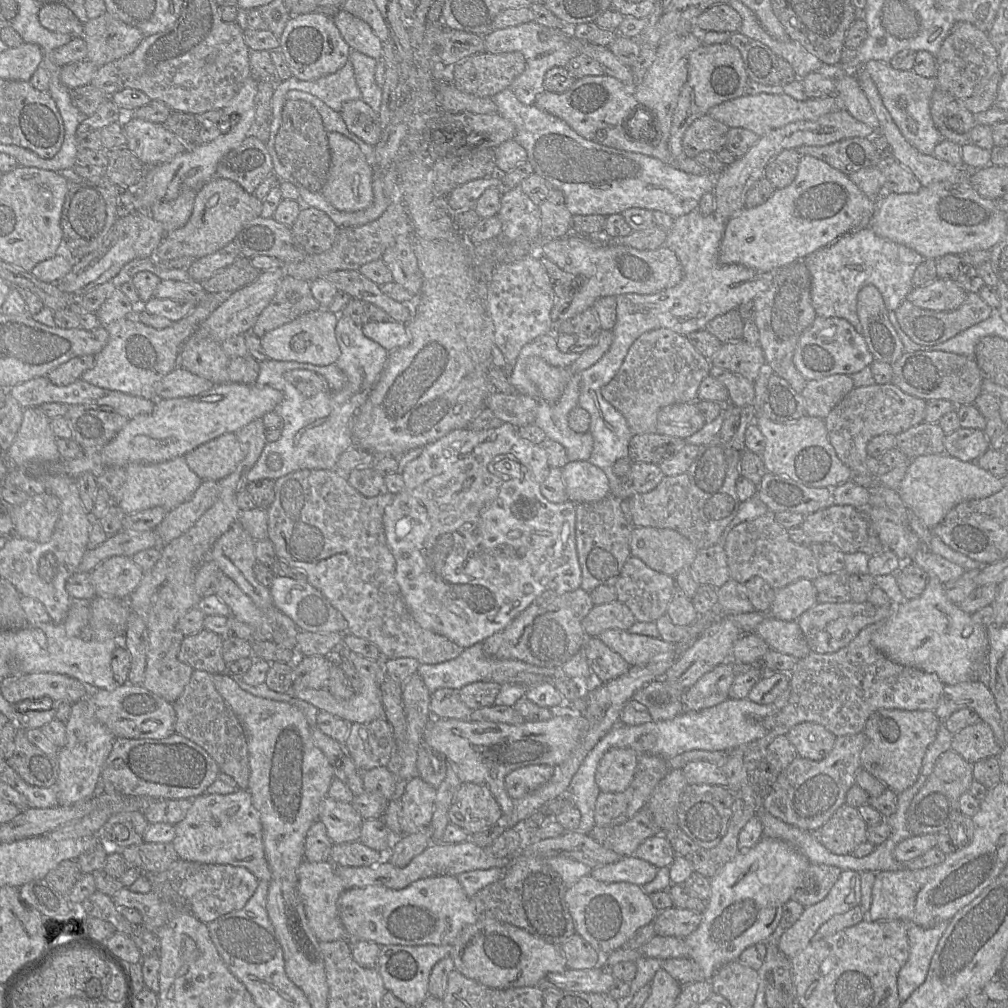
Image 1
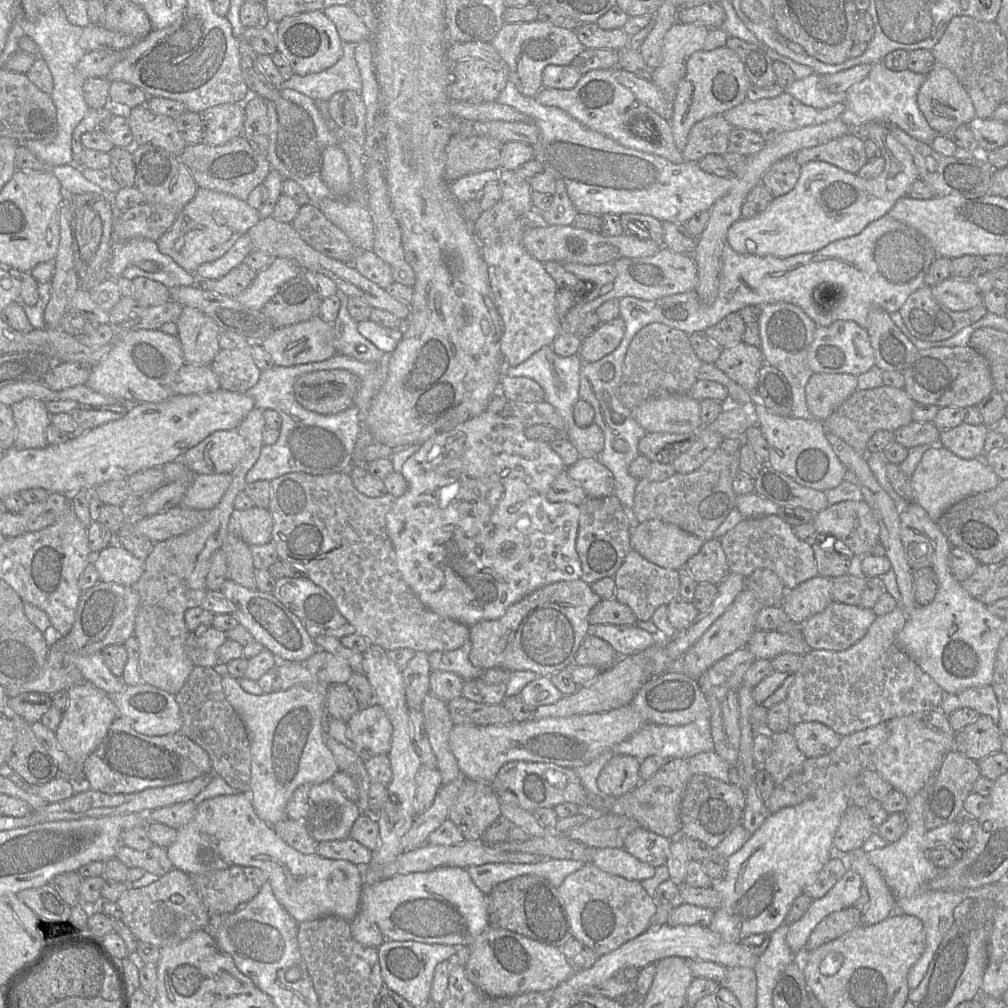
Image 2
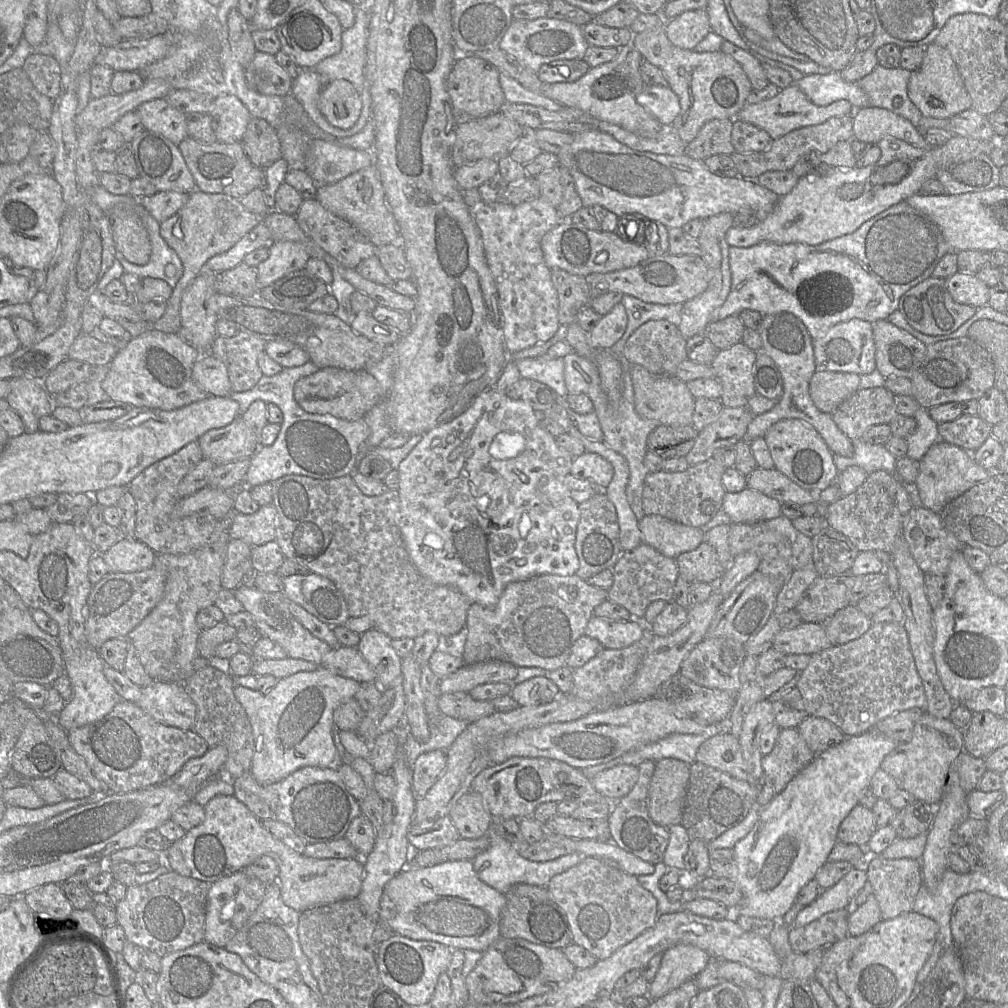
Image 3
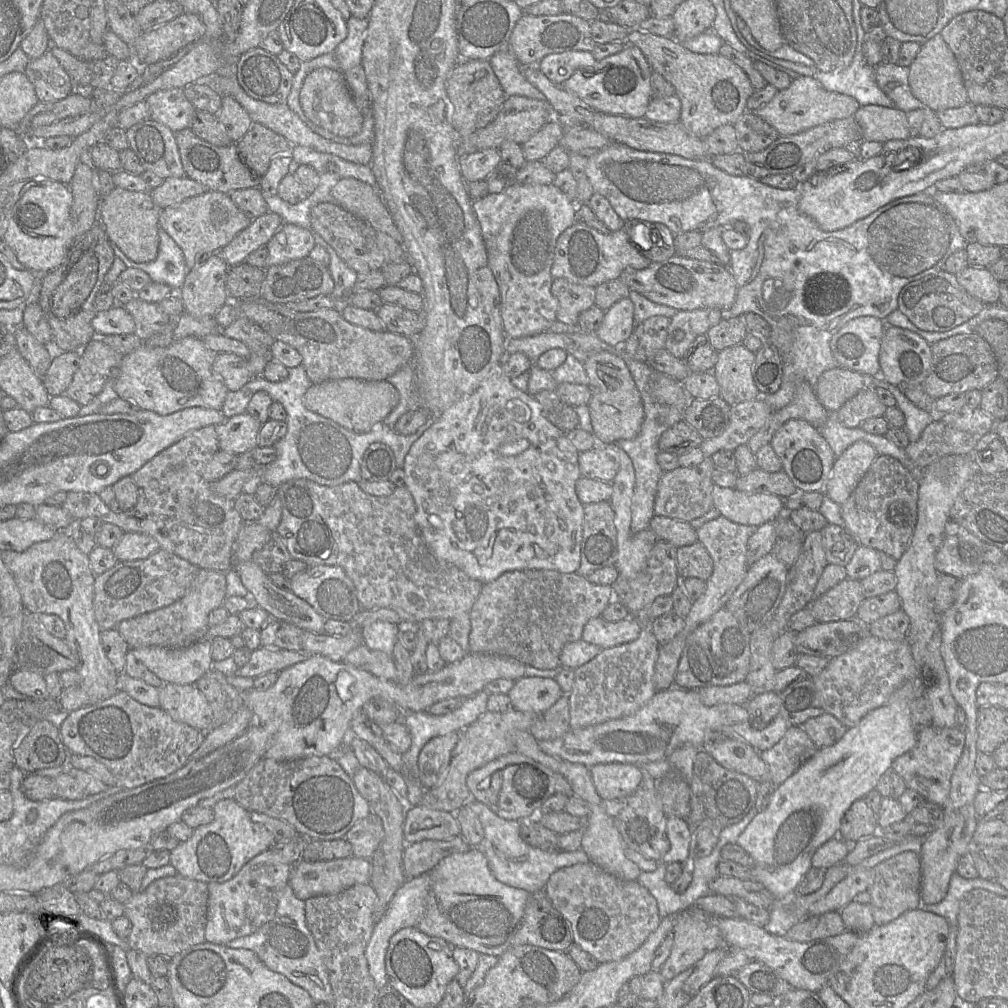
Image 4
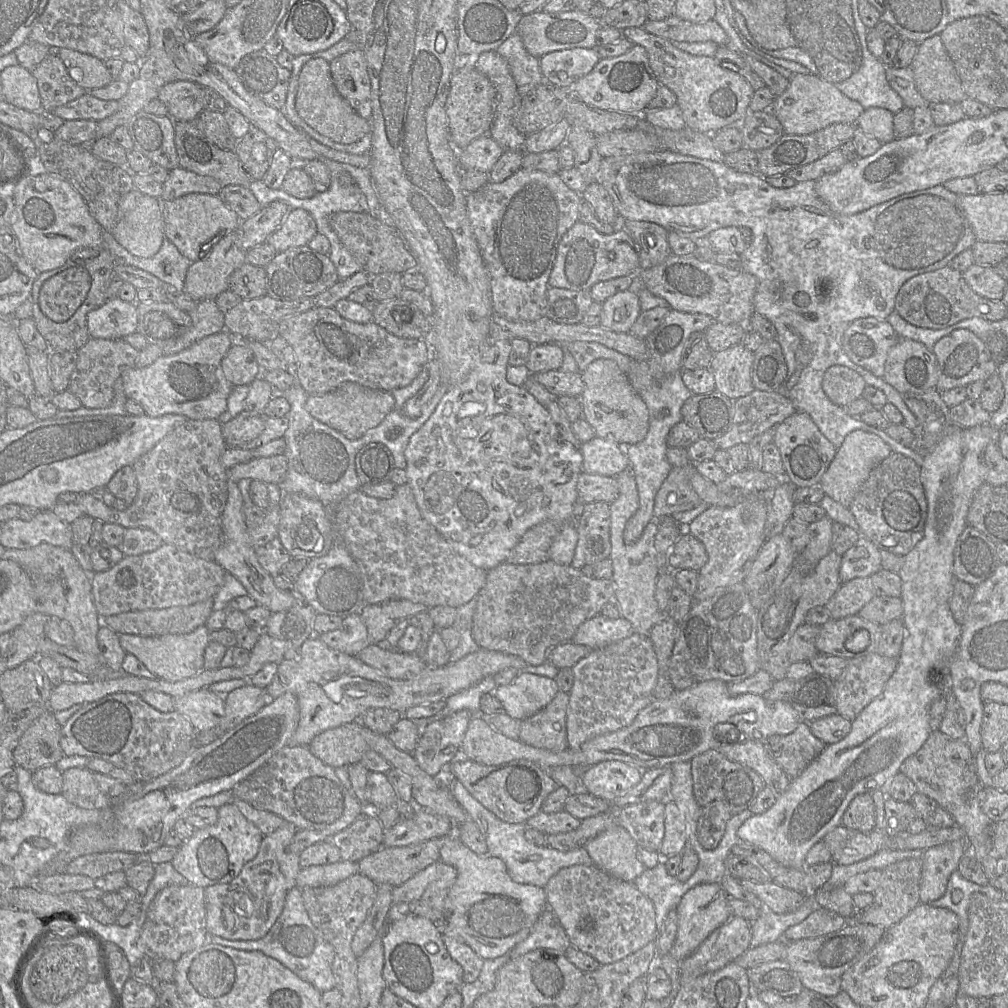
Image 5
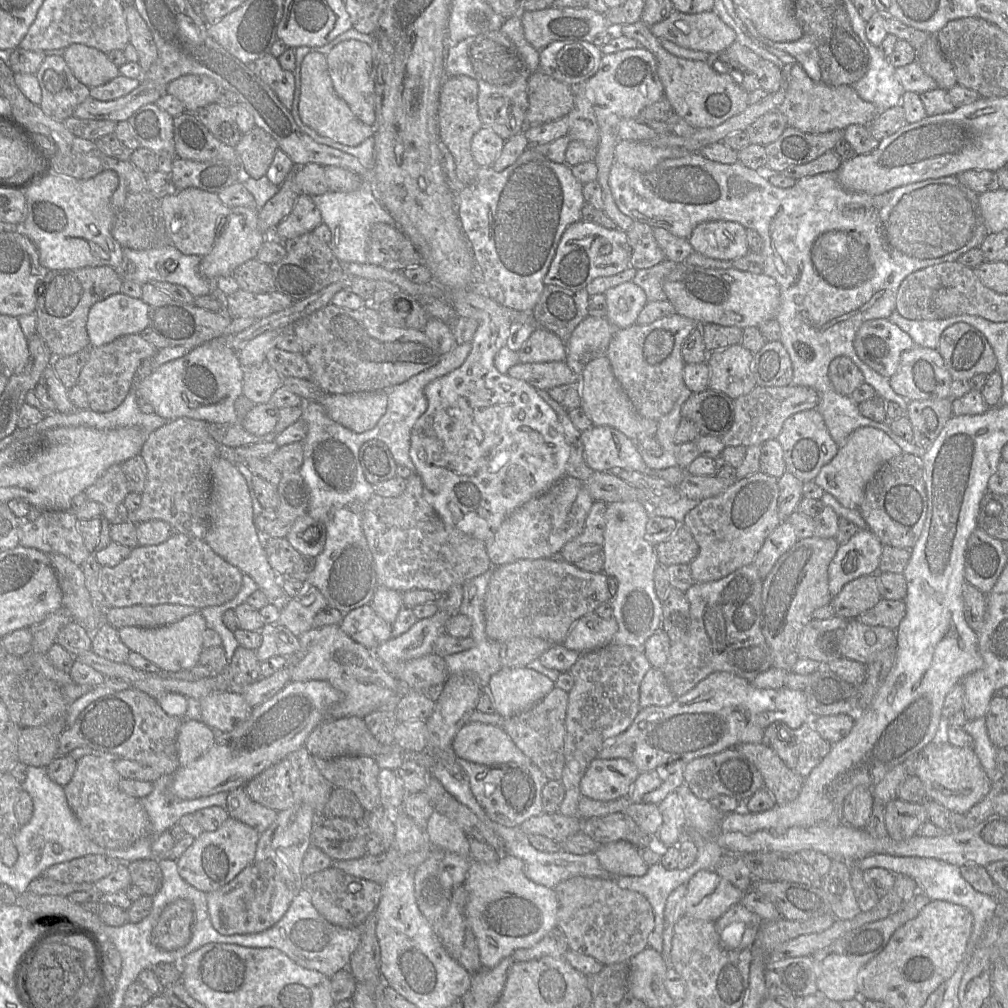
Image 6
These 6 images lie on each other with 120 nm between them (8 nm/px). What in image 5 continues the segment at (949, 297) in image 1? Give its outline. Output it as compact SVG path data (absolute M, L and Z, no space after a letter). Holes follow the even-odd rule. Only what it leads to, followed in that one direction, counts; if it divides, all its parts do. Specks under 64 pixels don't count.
M973 264L963 273L966 283L982 297L1001 300L1007 281L995 266Z

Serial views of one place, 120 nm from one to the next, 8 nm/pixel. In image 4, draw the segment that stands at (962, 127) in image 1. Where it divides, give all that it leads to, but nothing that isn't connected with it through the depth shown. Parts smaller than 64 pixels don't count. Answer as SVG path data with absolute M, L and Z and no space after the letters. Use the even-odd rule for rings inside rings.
M940 33L920 46L909 67L908 82L912 94L925 108L934 112L961 107L969 102L959 64Z

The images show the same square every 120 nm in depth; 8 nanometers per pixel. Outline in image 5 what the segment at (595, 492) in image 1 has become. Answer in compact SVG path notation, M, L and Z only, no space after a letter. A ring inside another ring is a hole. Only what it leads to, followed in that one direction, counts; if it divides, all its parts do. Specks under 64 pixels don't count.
M595 436L580 448L583 472L616 477L629 468L625 448L617 442Z

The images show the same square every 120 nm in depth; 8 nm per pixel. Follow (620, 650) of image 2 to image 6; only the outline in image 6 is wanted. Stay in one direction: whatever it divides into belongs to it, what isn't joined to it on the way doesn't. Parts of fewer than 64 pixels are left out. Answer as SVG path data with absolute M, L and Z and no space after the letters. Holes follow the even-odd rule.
M590 613L573 624L563 645L582 654L614 642L617 632L618 623L614 617L604 619L596 613Z

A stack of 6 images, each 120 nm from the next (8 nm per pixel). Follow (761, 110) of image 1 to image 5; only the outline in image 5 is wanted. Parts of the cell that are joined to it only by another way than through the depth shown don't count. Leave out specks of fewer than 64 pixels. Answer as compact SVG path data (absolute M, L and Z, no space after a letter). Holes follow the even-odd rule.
M793 74L785 91L776 96L769 108L783 127L785 134L810 134L833 123L853 123L864 108L844 95L835 84L815 74Z

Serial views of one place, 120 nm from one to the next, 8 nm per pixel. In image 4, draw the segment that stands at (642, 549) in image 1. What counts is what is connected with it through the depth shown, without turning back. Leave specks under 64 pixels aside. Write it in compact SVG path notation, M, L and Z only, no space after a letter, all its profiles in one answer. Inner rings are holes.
M654 515L649 528L659 540L665 540L677 548L691 545L698 540L697 531L687 521Z

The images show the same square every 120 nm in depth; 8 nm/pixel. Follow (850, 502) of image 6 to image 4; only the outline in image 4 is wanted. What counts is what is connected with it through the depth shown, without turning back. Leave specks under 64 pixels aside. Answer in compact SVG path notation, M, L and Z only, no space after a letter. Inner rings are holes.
M865 441L850 445L835 459L824 494L839 505L846 502L878 456L876 449Z

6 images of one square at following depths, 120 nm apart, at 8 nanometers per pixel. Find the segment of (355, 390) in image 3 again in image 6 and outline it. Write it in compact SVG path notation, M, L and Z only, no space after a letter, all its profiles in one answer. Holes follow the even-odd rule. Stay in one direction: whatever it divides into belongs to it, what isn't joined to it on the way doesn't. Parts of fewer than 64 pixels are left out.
M384 390L326 394L319 401L329 418L356 433L372 429L385 413L387 402Z

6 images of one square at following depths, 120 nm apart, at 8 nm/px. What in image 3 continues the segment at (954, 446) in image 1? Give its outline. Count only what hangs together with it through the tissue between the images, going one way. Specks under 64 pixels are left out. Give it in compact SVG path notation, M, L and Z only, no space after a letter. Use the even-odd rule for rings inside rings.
M963 413L953 421L938 424L940 440L973 454L992 435L992 425L979 415Z

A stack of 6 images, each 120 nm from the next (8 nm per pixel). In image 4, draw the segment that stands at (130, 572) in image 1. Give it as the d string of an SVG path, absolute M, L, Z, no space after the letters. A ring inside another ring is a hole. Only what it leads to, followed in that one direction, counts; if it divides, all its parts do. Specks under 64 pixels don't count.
M128 532L123 534L112 550L118 561L135 561L158 552L160 545L149 535Z

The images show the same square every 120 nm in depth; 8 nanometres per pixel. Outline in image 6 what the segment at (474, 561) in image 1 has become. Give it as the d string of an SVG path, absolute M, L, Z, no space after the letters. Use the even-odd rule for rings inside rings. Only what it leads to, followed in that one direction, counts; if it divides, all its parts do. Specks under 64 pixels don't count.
M491 317L479 322L472 339L472 349L465 361L458 368L425 386L424 395L427 398L427 410L415 422L410 436L409 455L416 468L416 473L422 480L423 494L426 501L433 507L444 523L484 542L493 537L503 521L514 510L532 498L546 492L567 475L567 463L570 457L570 446L566 442L563 426L555 410L544 401L533 385L522 379L500 373L494 365L496 354L507 343L511 326L512 322L507 318Z

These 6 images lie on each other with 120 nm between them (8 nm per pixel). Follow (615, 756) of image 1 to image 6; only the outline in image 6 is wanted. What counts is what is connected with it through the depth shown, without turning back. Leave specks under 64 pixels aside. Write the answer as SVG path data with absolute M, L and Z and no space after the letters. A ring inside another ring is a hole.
M596 757L581 780L581 794L601 801L628 798L640 773L627 759Z

